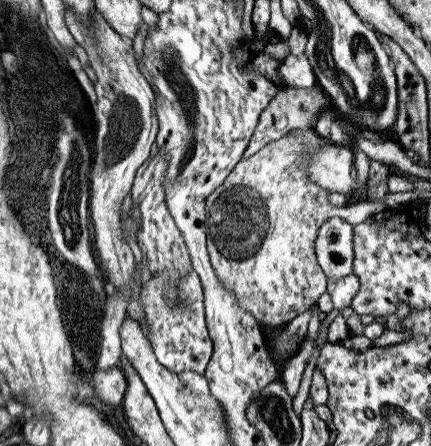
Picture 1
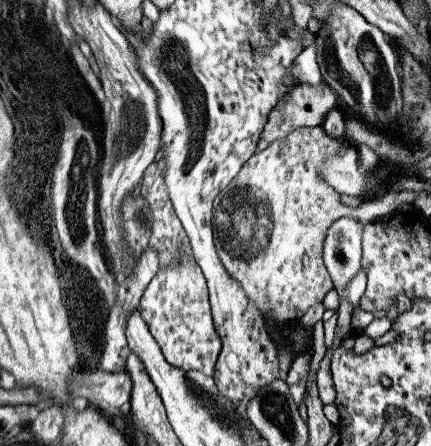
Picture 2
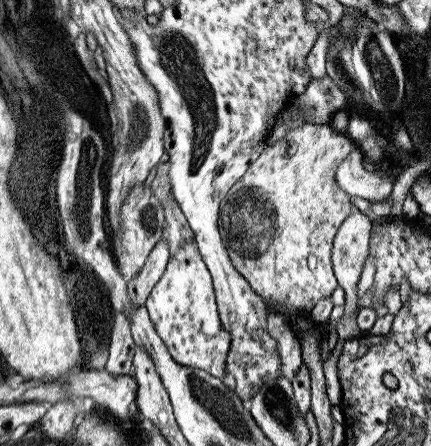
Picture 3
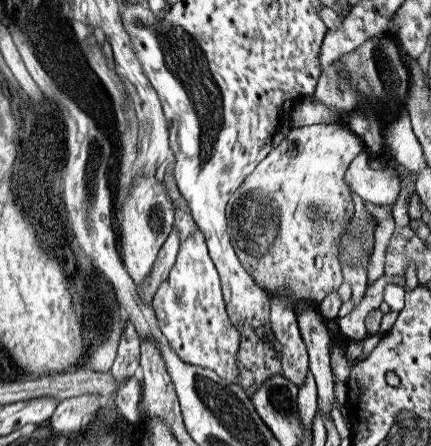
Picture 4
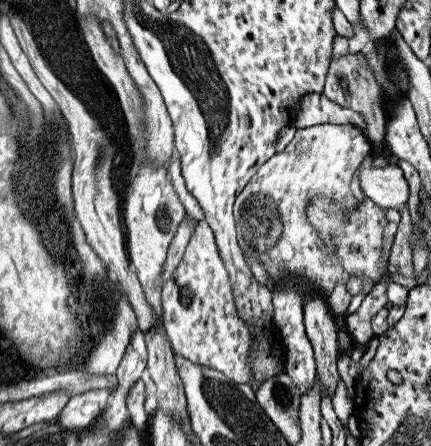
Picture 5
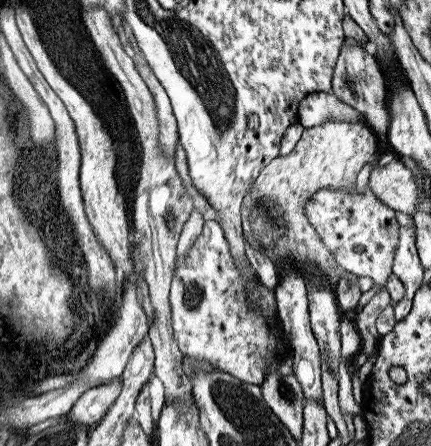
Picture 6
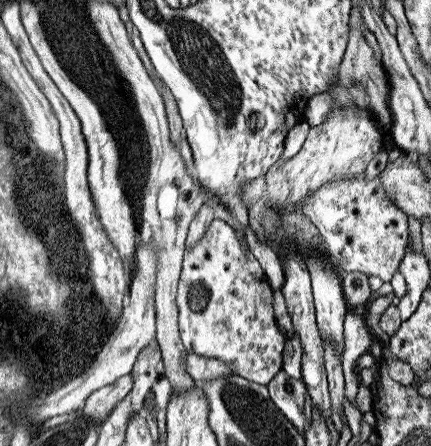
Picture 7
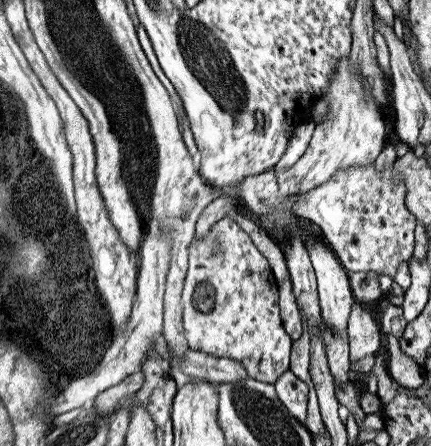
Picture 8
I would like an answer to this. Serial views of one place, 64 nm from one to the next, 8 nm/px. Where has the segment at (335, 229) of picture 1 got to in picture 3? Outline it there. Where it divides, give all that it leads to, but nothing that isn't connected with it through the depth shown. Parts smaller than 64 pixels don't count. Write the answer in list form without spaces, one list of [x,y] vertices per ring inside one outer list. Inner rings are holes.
[[[353,204],[353,214],[349,214],[343,224],[339,226],[335,238],[333,238],[333,248],[331,248],[331,264],[333,264],[333,274],[337,278],[337,284],[345,290],[345,316],[355,312],[359,306],[359,296],[357,296],[357,284],[361,280],[361,272],[365,266],[365,260],[369,258],[369,240],[373,234],[373,220],[367,214],[361,214],[359,208]]]

